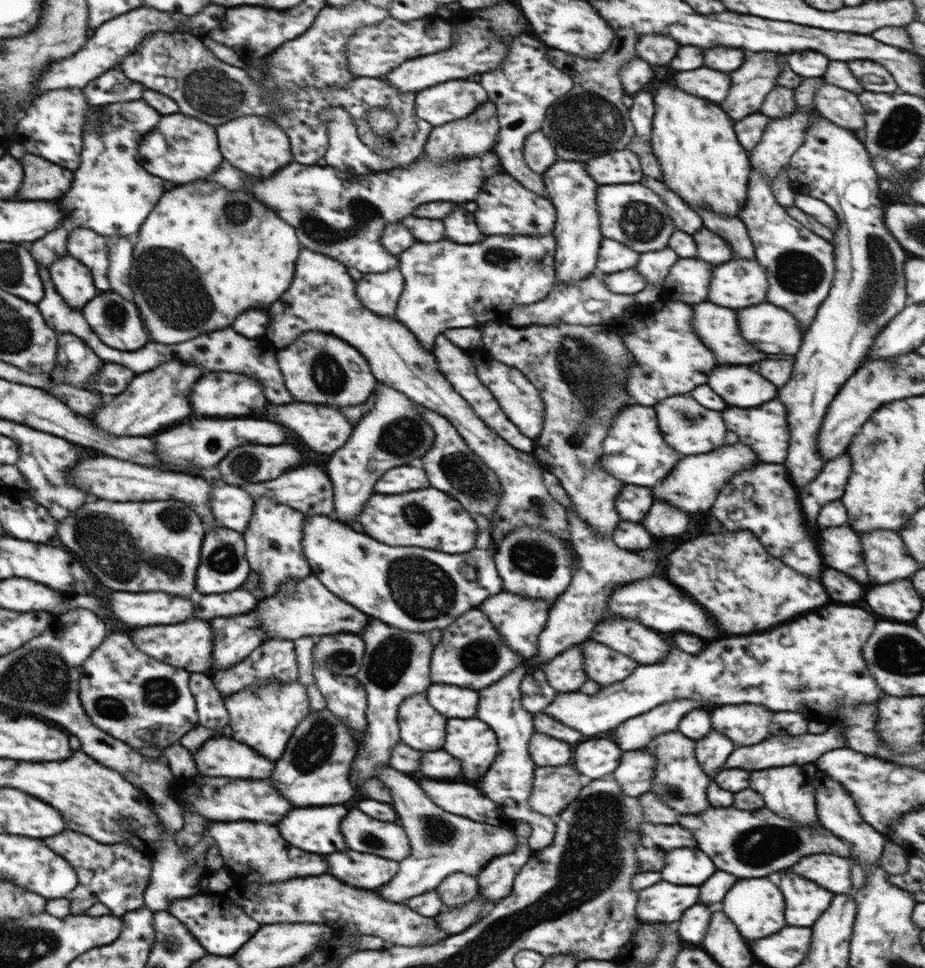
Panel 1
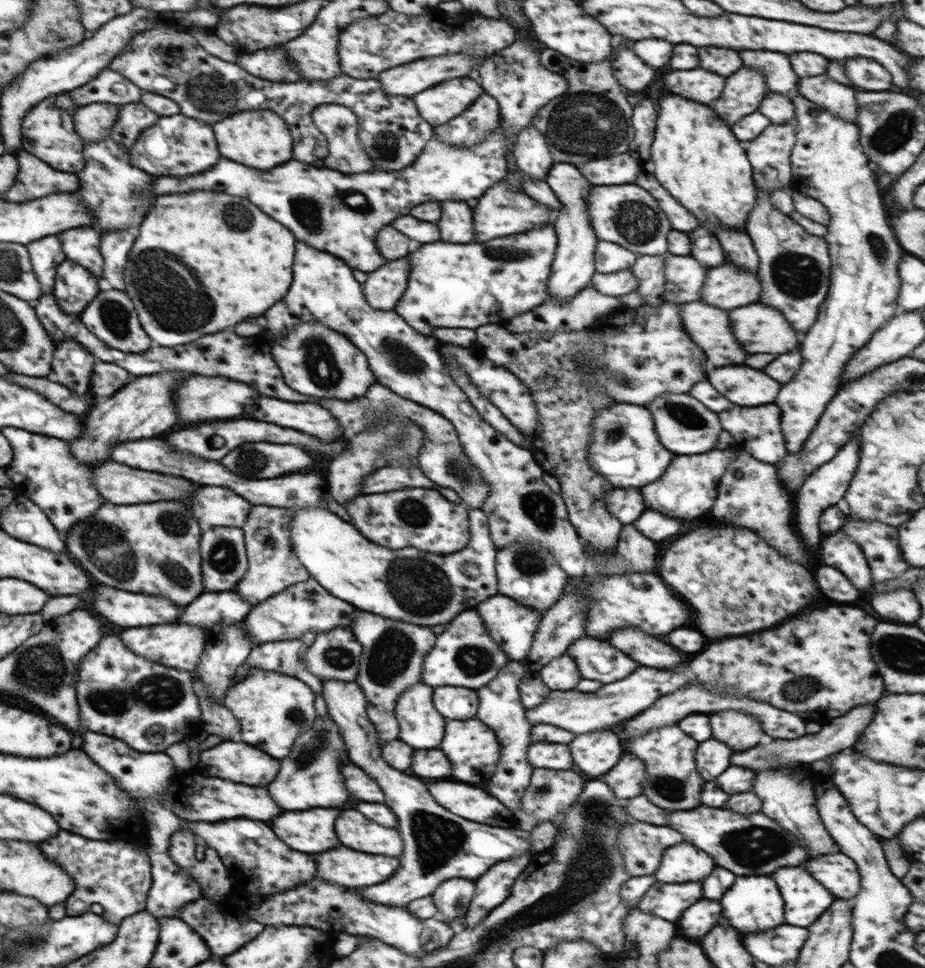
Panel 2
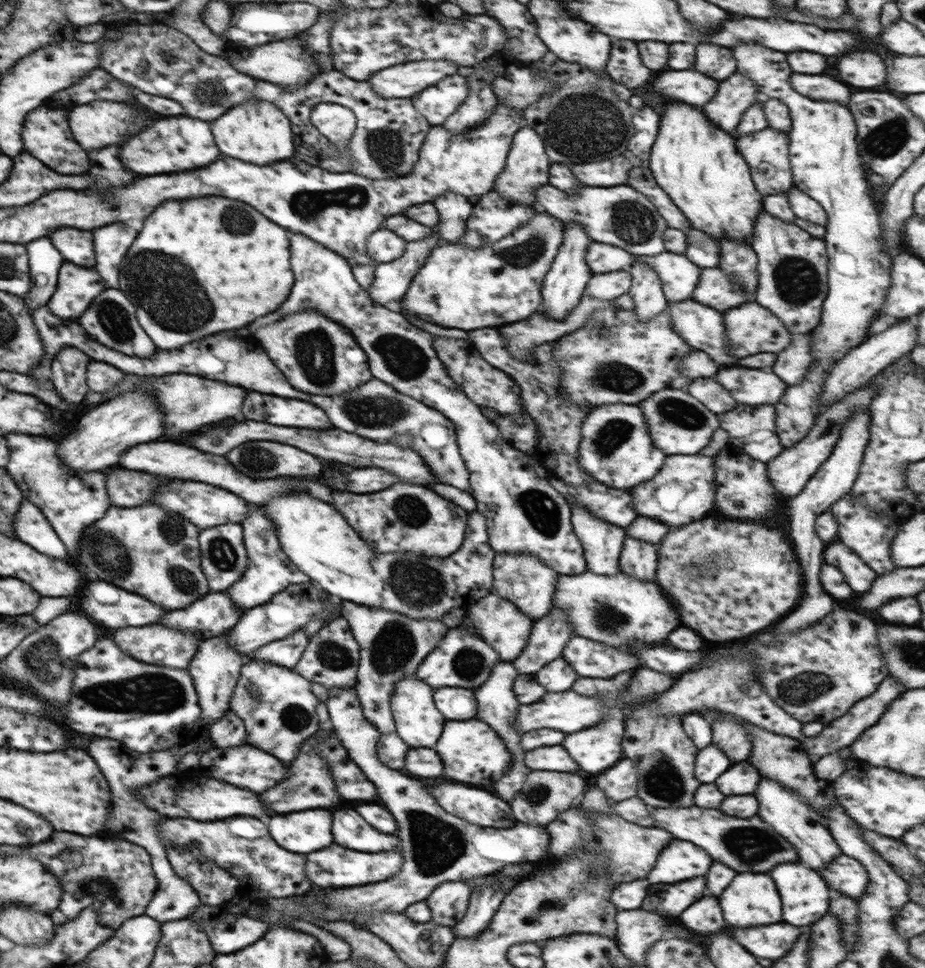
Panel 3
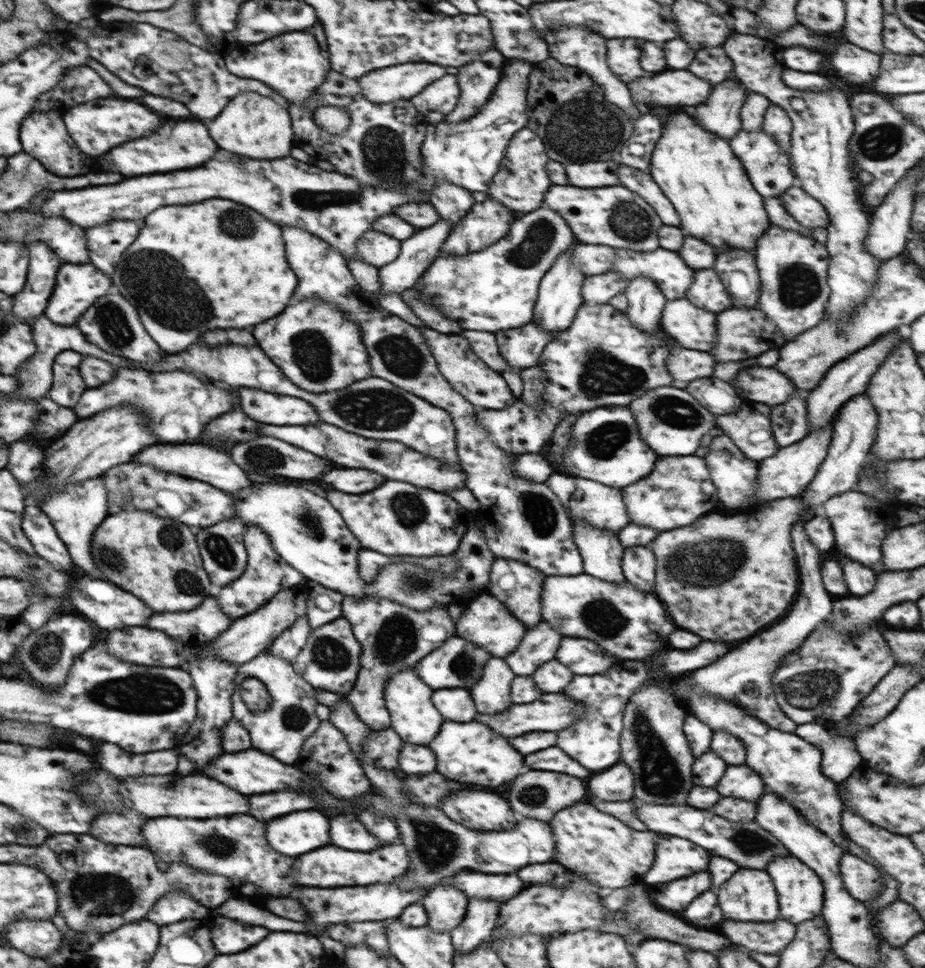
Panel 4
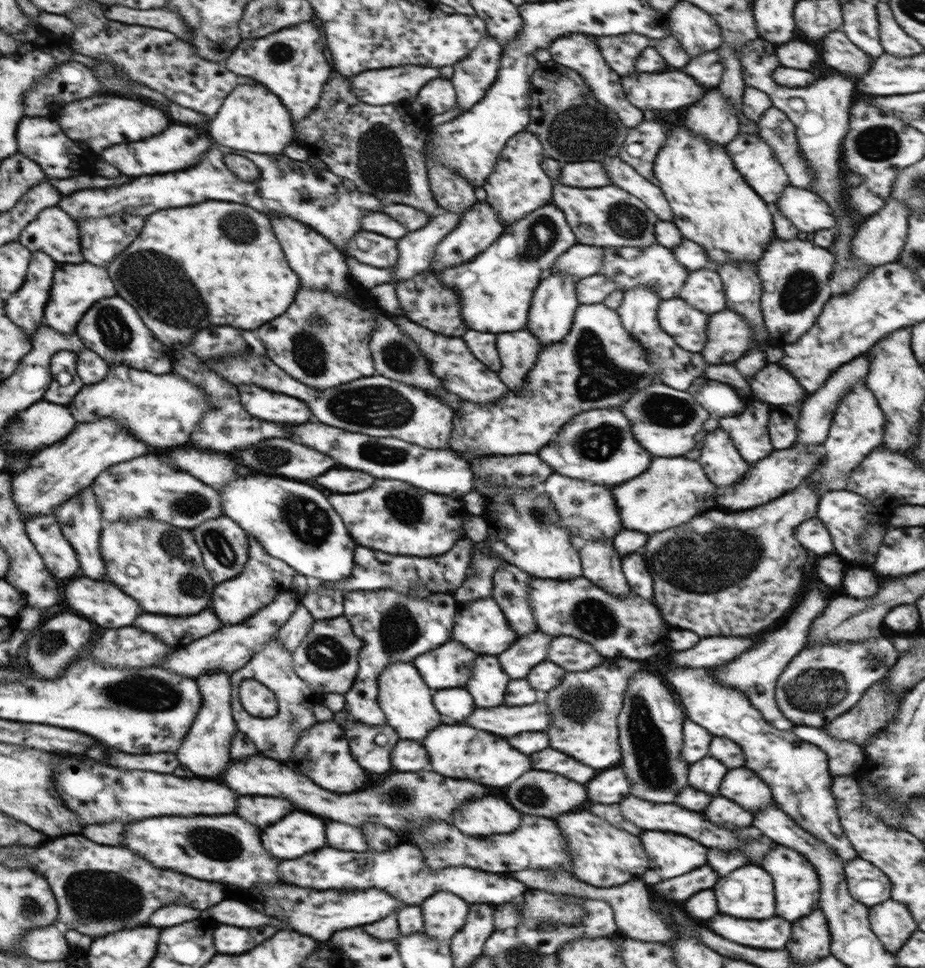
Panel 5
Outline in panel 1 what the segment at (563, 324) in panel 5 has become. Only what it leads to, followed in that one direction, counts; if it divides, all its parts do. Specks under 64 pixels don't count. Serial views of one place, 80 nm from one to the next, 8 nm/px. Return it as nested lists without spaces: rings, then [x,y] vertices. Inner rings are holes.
[[[562,159],[542,174],[547,196],[557,212],[556,224],[551,232],[557,247],[555,250],[555,284],[577,284],[596,270],[598,251],[603,236],[600,232],[600,215],[596,204],[599,184],[586,173],[585,164]]]

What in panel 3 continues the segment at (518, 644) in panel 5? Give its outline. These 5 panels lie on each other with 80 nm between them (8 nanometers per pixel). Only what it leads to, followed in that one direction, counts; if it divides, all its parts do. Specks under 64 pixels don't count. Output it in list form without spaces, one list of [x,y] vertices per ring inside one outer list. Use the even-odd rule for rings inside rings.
[[[550,610],[548,614],[534,622],[525,650],[522,650],[511,663],[515,665],[519,674],[534,675],[551,660],[560,658],[566,643],[573,636],[573,628],[569,625],[567,616],[559,610]]]

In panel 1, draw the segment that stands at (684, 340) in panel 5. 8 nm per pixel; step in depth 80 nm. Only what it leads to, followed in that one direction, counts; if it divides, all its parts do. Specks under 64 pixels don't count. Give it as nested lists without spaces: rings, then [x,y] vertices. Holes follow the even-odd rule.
[[[709,300],[706,302],[691,305],[693,310],[693,319],[691,327],[698,335],[698,338],[710,349],[714,350],[716,362],[718,364],[750,364],[750,362],[758,362],[764,360],[766,354],[754,350],[750,344],[746,344],[746,340],[740,336],[738,330],[738,320],[736,320],[736,312],[730,308],[718,306]]]

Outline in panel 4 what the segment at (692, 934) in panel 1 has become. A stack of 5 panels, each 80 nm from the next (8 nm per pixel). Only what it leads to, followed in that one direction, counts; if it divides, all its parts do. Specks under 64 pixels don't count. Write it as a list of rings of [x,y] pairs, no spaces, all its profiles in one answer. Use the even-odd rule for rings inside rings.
[[[704,892],[698,896],[686,910],[684,910],[684,921],[694,927],[716,928],[716,924],[724,918],[722,910],[718,908],[716,894]]]

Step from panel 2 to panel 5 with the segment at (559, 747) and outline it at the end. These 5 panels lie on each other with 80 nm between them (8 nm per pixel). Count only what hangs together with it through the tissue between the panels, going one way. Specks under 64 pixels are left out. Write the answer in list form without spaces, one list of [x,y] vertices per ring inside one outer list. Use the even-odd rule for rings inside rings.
[[[548,747],[535,752],[530,755],[530,758],[532,769],[542,768],[546,772],[556,772],[556,774],[566,776],[566,778],[570,778],[574,782],[580,782],[580,784],[584,784],[584,782],[588,782],[596,776],[594,768],[590,768],[590,766],[554,750],[554,748]]]

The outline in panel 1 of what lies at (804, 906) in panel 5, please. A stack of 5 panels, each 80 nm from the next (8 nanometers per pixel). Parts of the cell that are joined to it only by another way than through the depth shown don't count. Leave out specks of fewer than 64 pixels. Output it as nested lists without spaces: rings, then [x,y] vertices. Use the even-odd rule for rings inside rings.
[[[779,871],[775,878],[786,900],[785,918],[790,926],[811,927],[830,906],[834,894],[812,880],[794,871]]]

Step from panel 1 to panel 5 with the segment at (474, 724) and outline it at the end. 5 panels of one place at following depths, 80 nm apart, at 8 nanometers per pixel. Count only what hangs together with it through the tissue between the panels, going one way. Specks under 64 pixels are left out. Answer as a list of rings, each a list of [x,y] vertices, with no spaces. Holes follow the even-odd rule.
[[[438,726],[436,732],[432,730],[430,736],[422,740],[422,746],[428,750],[430,764],[438,774],[462,780],[468,776],[492,788],[508,786],[531,769],[530,755],[510,746],[504,737],[470,726]]]

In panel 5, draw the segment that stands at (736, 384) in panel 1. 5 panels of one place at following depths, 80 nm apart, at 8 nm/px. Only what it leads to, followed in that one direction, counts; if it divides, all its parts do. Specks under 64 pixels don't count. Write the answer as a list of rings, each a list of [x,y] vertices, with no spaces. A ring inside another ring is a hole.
[[[768,364],[766,368],[762,368],[750,382],[750,386],[760,400],[772,407],[800,407],[807,396],[807,392],[798,384],[792,373],[780,368],[778,364]]]

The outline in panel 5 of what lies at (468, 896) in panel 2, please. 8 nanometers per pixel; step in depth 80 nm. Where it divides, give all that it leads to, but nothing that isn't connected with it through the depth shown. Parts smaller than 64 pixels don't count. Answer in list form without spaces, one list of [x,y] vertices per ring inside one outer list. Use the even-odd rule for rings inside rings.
[[[443,890],[430,895],[419,904],[419,907],[424,921],[422,931],[438,942],[449,944],[453,936],[461,930],[467,921],[470,905],[463,898]]]

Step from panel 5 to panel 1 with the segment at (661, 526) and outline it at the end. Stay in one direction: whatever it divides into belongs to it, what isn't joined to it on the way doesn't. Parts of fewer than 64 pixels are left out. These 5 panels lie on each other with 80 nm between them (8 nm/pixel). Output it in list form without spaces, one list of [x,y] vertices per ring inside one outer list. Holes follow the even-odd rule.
[[[737,443],[718,447],[712,452],[686,456],[676,463],[672,472],[666,476],[666,480],[662,480],[662,484],[655,485],[656,488],[651,490],[654,501],[660,498],[686,514],[708,510],[716,500],[718,490],[724,486],[724,482],[728,482],[736,473],[739,473],[739,470],[750,467],[750,464],[762,463],[759,458],[754,458],[754,454],[755,452],[752,452],[749,446]]]

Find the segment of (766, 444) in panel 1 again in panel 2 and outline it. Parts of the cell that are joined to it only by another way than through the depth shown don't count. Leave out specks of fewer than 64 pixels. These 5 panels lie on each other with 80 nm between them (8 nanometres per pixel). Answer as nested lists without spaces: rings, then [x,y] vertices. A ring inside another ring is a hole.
[[[764,404],[758,408],[746,408],[743,405],[734,405],[732,410],[720,412],[720,424],[722,428],[728,431],[734,437],[735,447],[741,448],[744,452],[763,463],[775,465],[779,463],[787,454],[784,441],[784,433],[780,426],[781,411],[778,406],[773,404]]]

